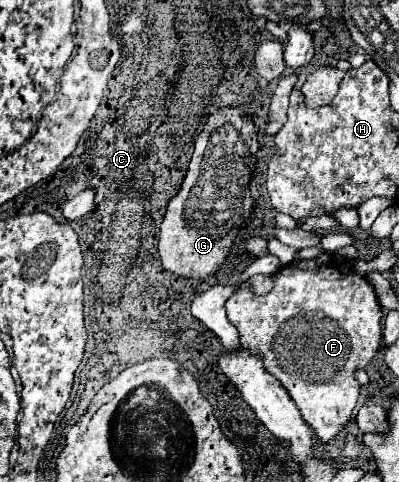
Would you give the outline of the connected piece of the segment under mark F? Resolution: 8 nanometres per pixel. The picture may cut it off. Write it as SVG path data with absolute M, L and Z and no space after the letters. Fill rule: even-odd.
M321 252L317 258L297 260L279 268L275 272L275 286L267 296L255 296L247 286L229 298L225 308L229 322L239 332L241 346L263 356L267 372L271 372L289 392L303 420L323 442L333 440L349 420L359 398L355 370L365 368L365 364L369 364L379 348L383 312L377 302L373 284L365 276L357 274L349 260L335 252Z

